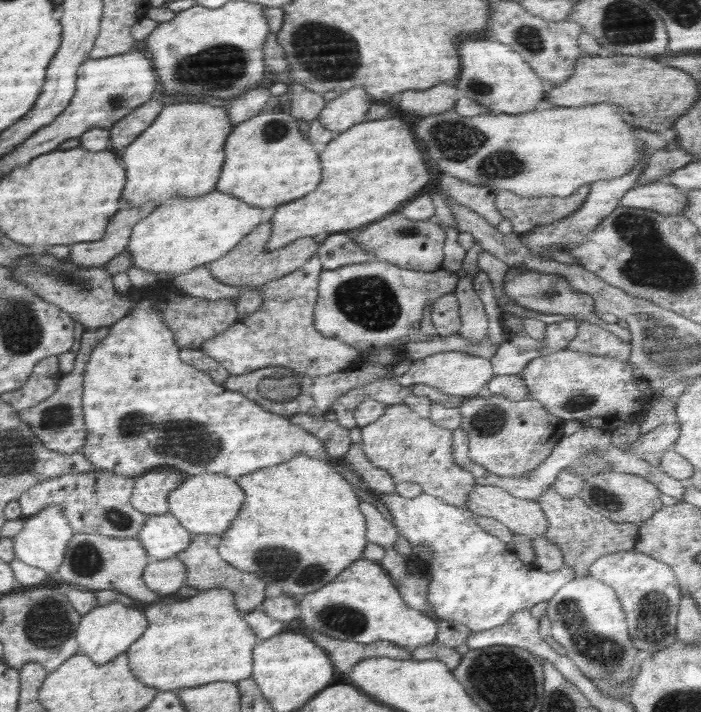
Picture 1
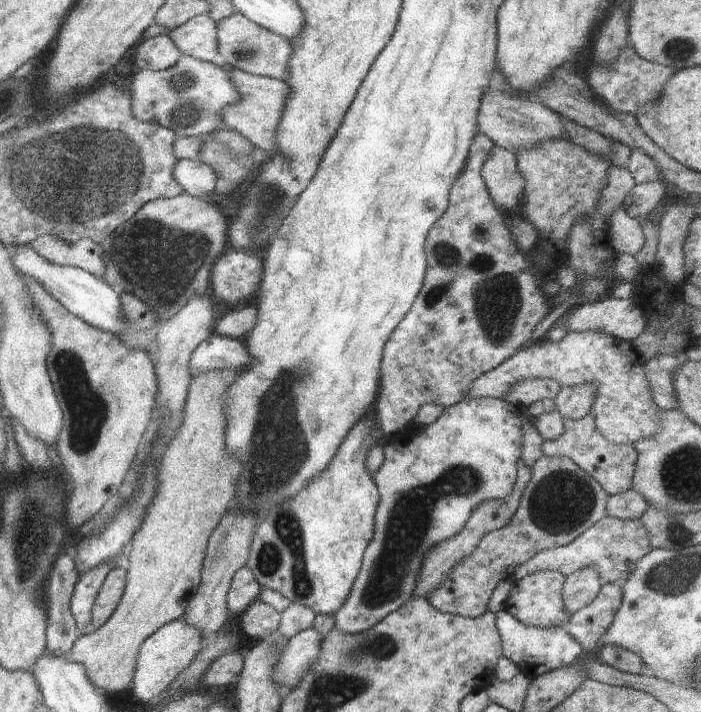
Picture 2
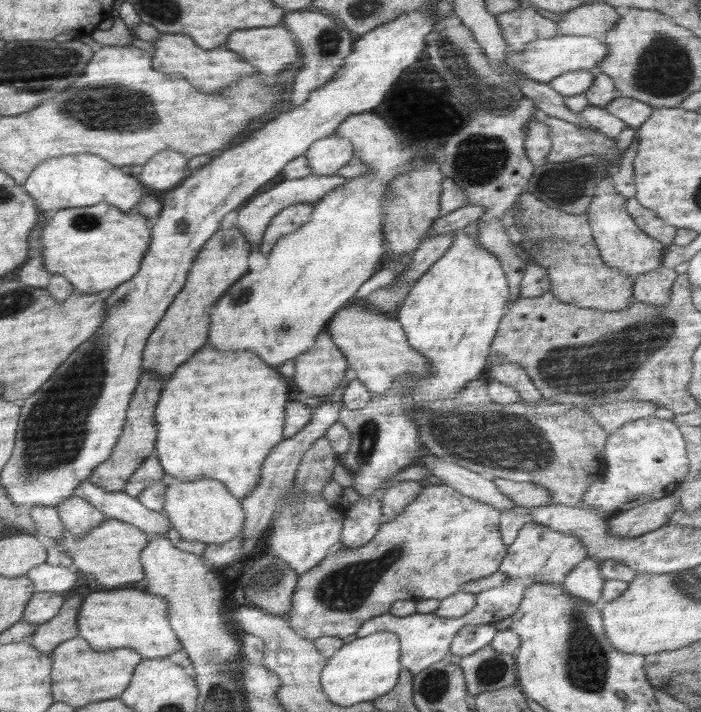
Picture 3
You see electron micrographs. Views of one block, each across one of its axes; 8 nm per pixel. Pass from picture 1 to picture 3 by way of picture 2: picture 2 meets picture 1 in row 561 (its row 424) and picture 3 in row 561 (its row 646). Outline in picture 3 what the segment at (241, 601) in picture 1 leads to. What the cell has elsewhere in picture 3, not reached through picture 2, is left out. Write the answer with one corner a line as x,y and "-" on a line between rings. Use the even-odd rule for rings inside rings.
104,519
98,526
76,537
68,530
57,540
57,544
72,558
73,568
79,573
94,574
96,582
107,589
127,588
144,579
143,550
151,542
151,533
136,528
136,525
118,520

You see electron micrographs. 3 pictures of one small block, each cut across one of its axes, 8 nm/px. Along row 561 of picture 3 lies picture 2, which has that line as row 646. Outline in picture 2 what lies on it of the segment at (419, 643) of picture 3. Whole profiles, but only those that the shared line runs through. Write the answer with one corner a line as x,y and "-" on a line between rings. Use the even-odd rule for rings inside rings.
505,611
498,612
495,616
496,627
501,637
503,656
508,658
523,674
537,678
543,673
568,667
584,656
583,647
561,627
540,629
526,626

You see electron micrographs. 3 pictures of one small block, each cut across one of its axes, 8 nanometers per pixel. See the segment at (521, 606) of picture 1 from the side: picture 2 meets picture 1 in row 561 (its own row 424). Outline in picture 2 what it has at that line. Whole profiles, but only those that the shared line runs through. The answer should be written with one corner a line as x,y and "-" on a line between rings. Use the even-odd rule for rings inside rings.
483,397
480,399
465,398
453,406
446,407
443,414
431,426
419,429
410,428
399,434
388,436
383,445
384,464
372,475
374,485
379,493
379,504
374,518
374,537
364,554
361,572
356,578
356,583
352,588
352,593
347,602
336,612
335,630
343,634
356,635
367,632
374,626
377,626
384,618
395,612
398,608
412,600
415,592
415,583
421,568
421,563
426,552
434,547
437,543
454,537
463,530
464,524
468,521
470,514
485,501
492,499
500,500
505,498
513,490
517,480
517,462
521,458
521,418
523,414
519,406
508,403
505,399
496,399
495,397

